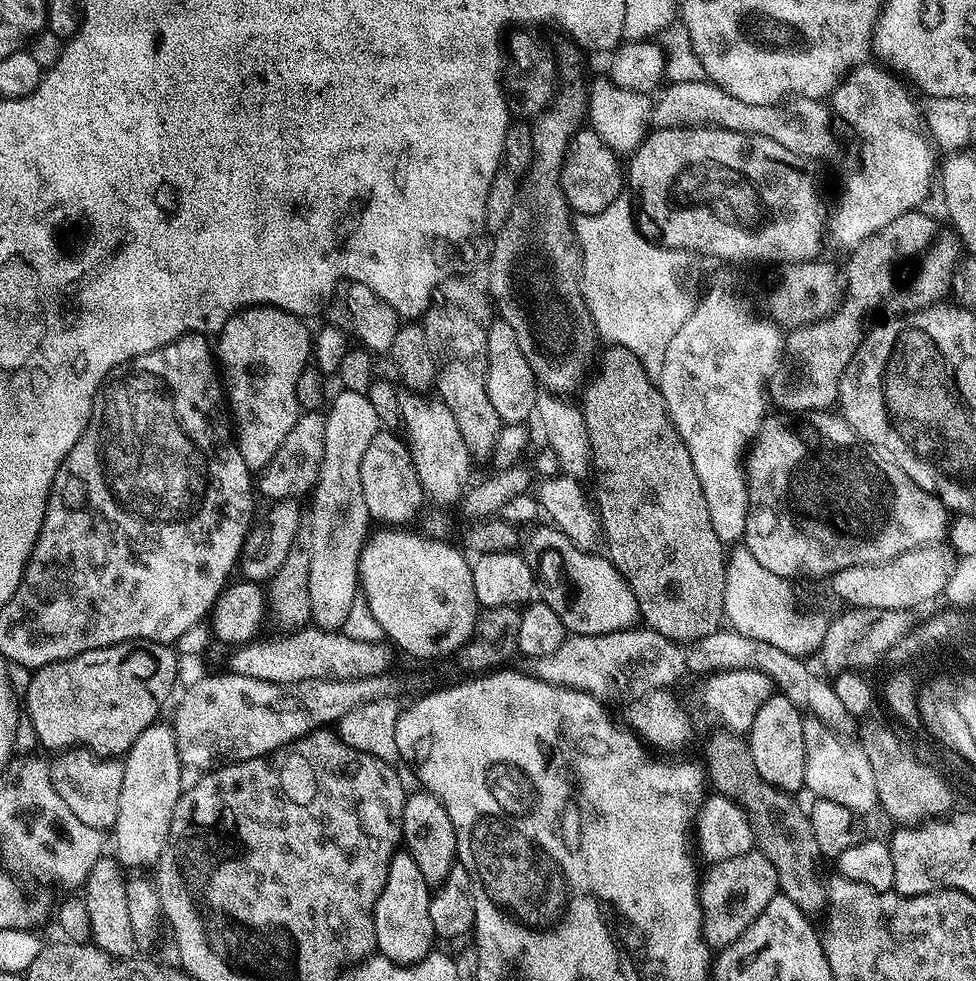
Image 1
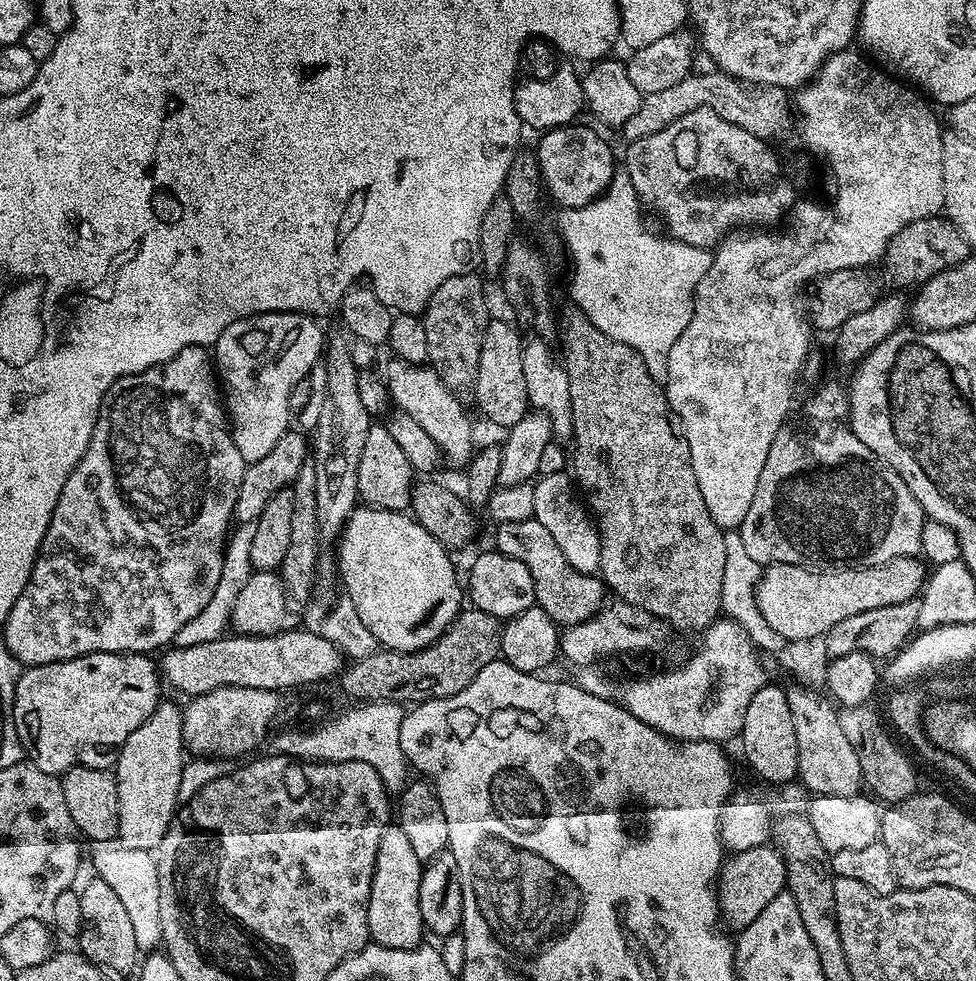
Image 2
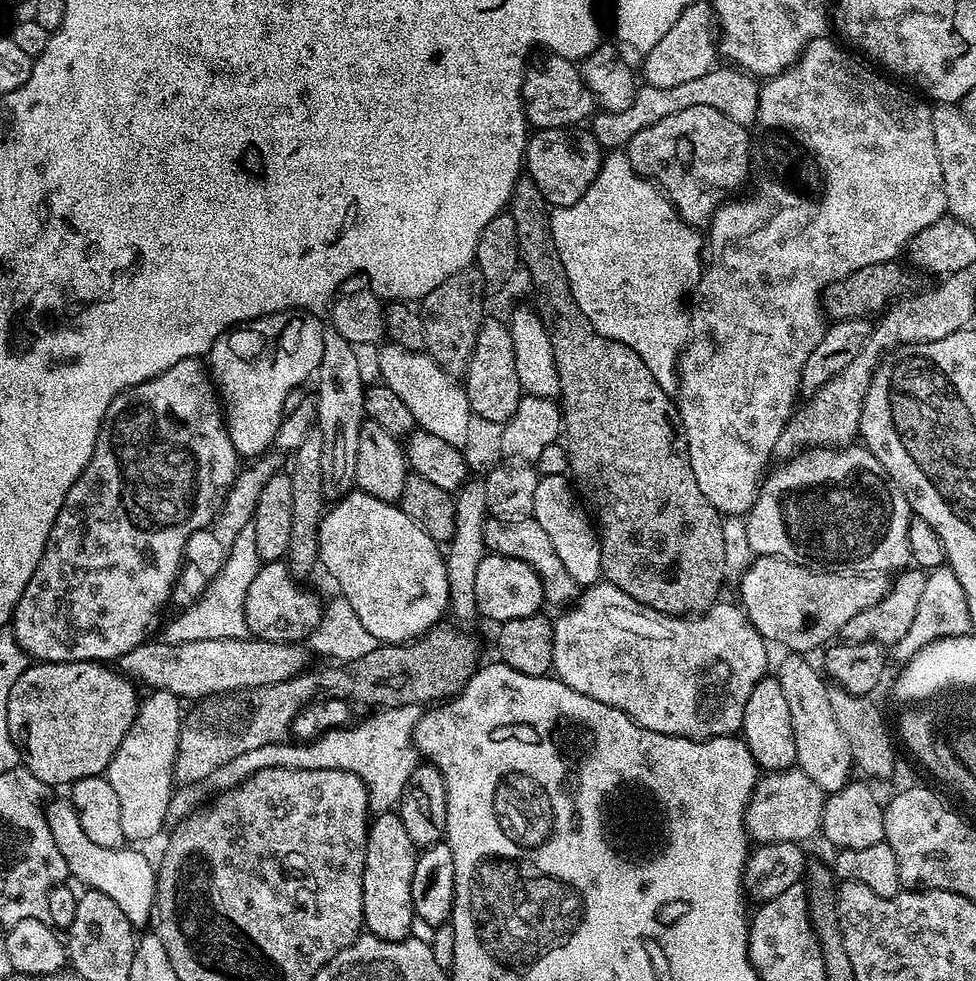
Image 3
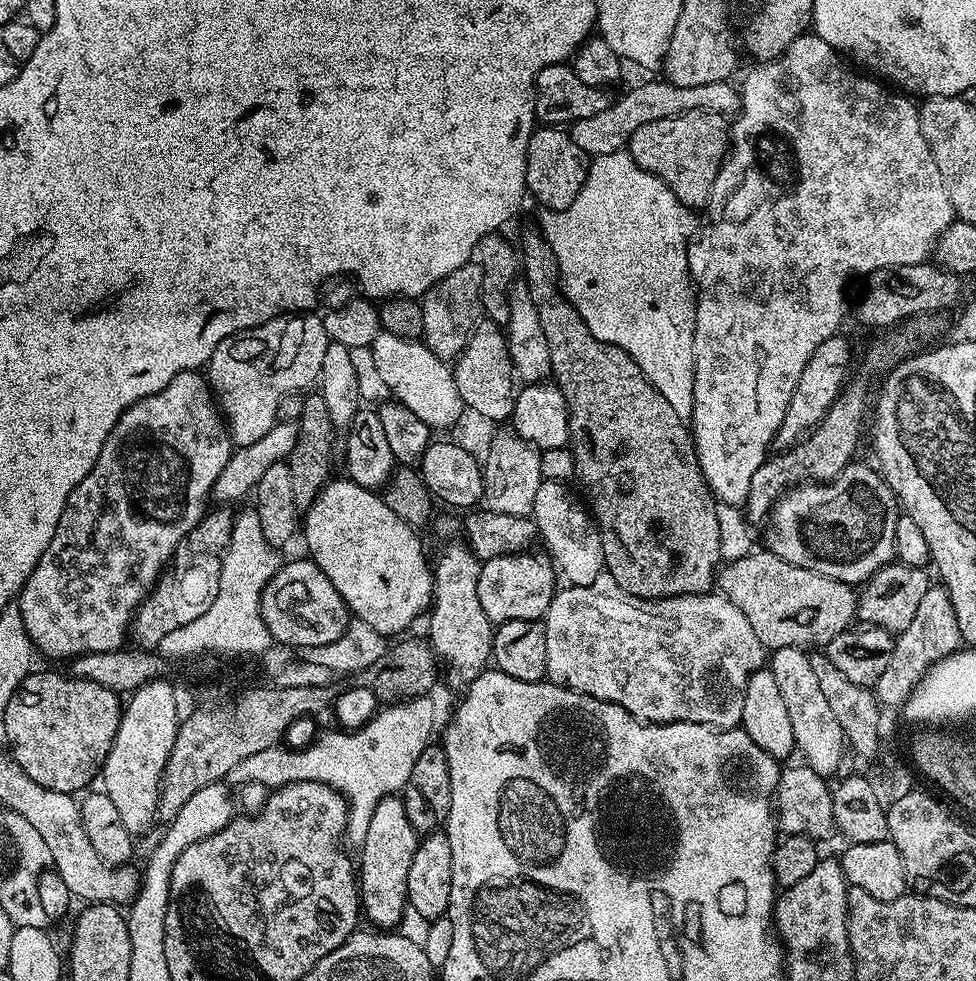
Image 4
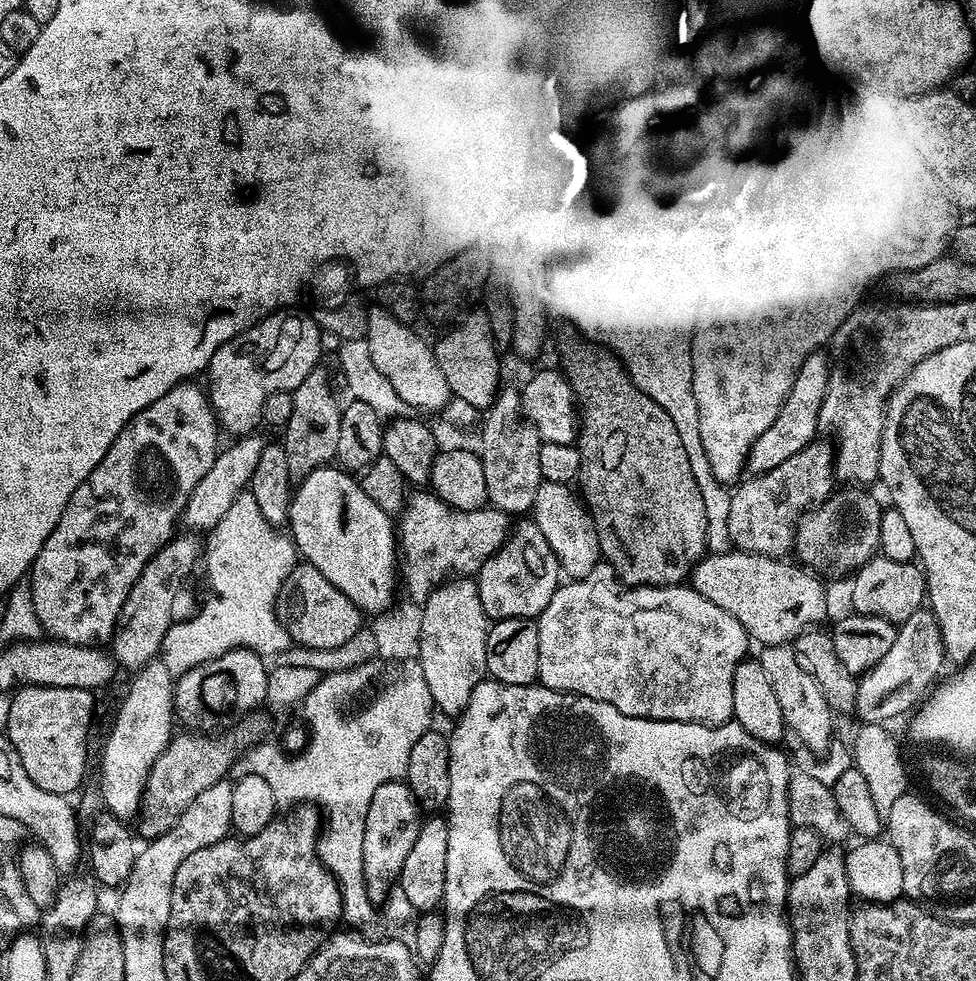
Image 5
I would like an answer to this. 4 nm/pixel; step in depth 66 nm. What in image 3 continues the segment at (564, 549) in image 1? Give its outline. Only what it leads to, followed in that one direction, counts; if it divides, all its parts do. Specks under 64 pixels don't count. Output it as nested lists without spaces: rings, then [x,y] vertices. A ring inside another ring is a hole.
[[[531,515],[520,516],[516,520],[489,518],[484,524],[484,546],[489,553],[506,558],[518,558],[526,562],[526,566],[533,568],[542,582],[544,599],[549,605],[571,605],[582,591],[581,585],[570,576],[566,566],[562,564],[562,559],[558,558],[549,534],[542,530],[542,526]]]

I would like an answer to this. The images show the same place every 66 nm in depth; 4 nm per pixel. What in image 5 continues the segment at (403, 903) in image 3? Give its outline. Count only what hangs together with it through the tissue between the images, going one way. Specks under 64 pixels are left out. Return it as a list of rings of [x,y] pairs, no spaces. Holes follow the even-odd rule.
[[[403,779],[391,780],[374,790],[370,810],[366,810],[366,834],[362,840],[364,876],[368,879],[368,891],[373,897],[384,898],[393,891],[400,879],[402,862],[406,862],[406,857],[418,839],[421,823],[420,801]]]

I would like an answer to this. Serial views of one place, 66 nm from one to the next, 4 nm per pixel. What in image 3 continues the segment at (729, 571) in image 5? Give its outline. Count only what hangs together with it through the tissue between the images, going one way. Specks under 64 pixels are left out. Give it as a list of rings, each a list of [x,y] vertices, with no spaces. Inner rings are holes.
[[[758,556],[741,574],[738,585],[739,607],[765,641],[781,644],[792,654],[808,654],[811,648],[820,650],[835,641],[854,614],[862,614],[866,606],[881,600],[889,590],[890,580],[883,572],[817,570],[782,558]]]

